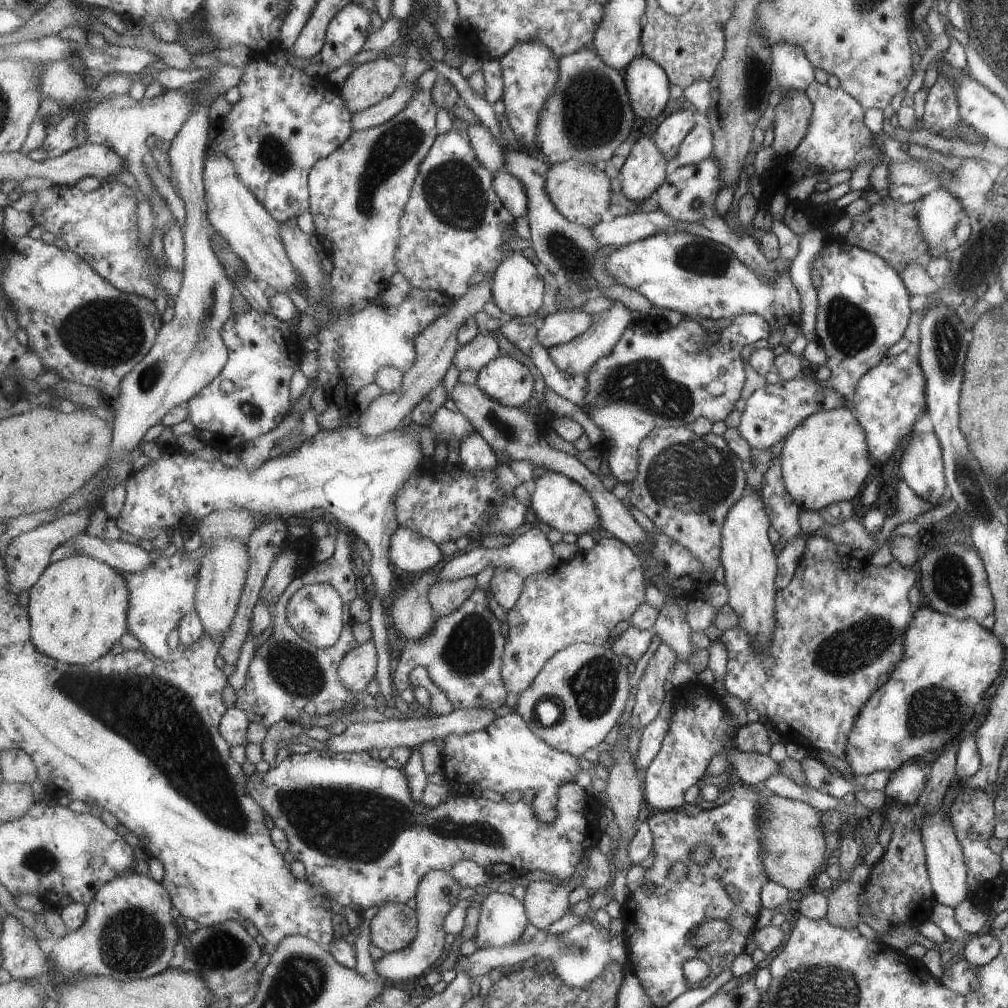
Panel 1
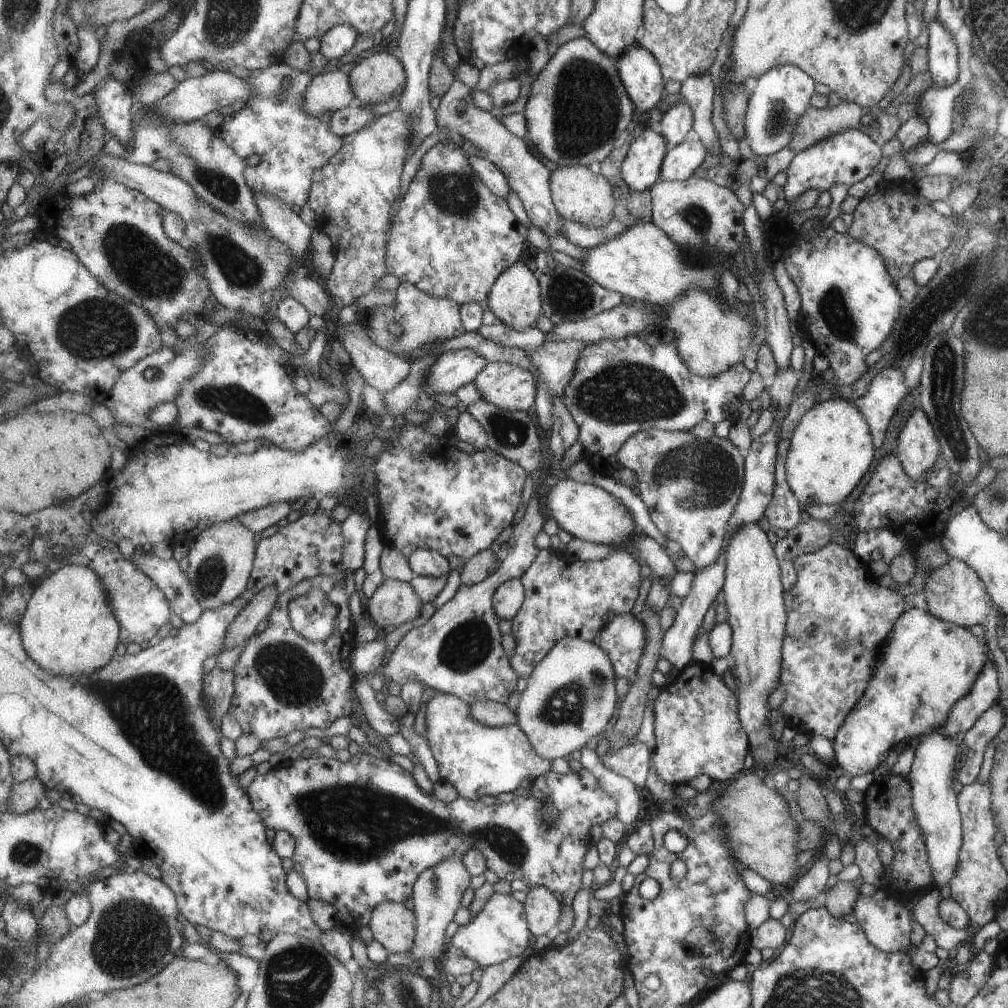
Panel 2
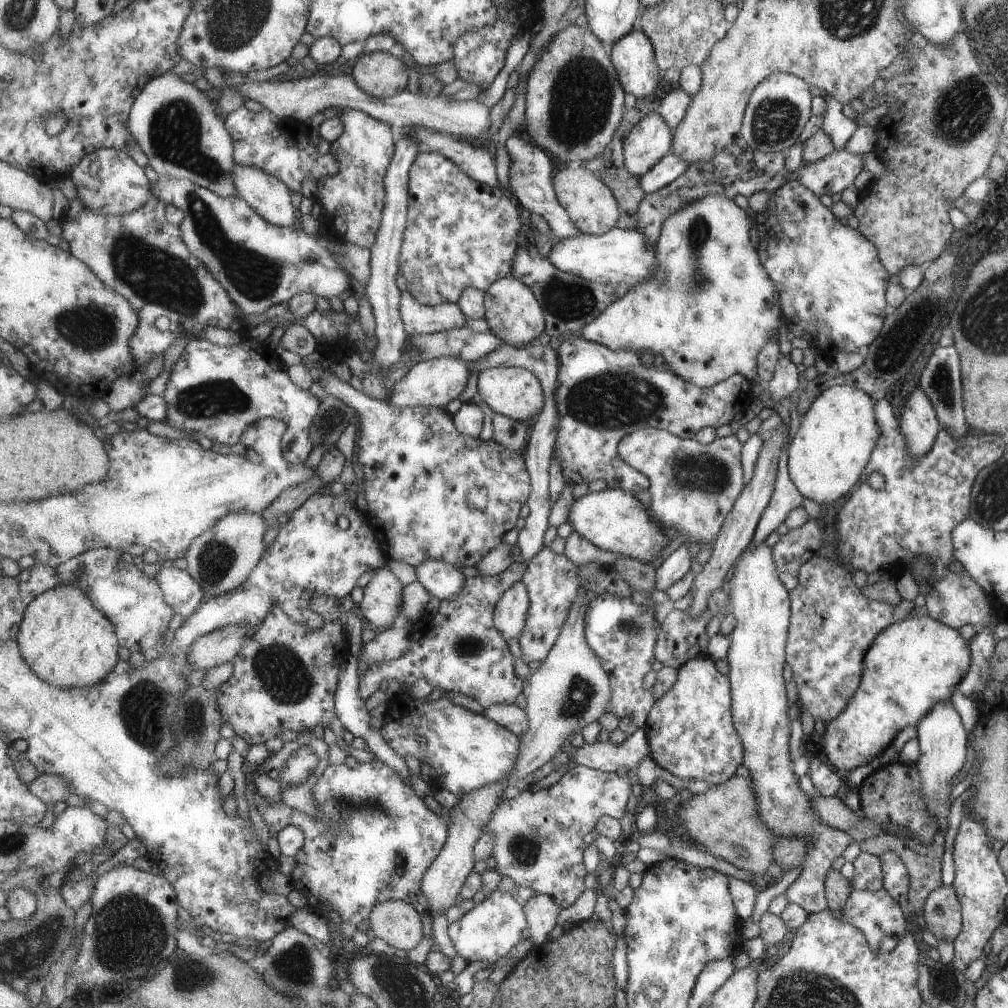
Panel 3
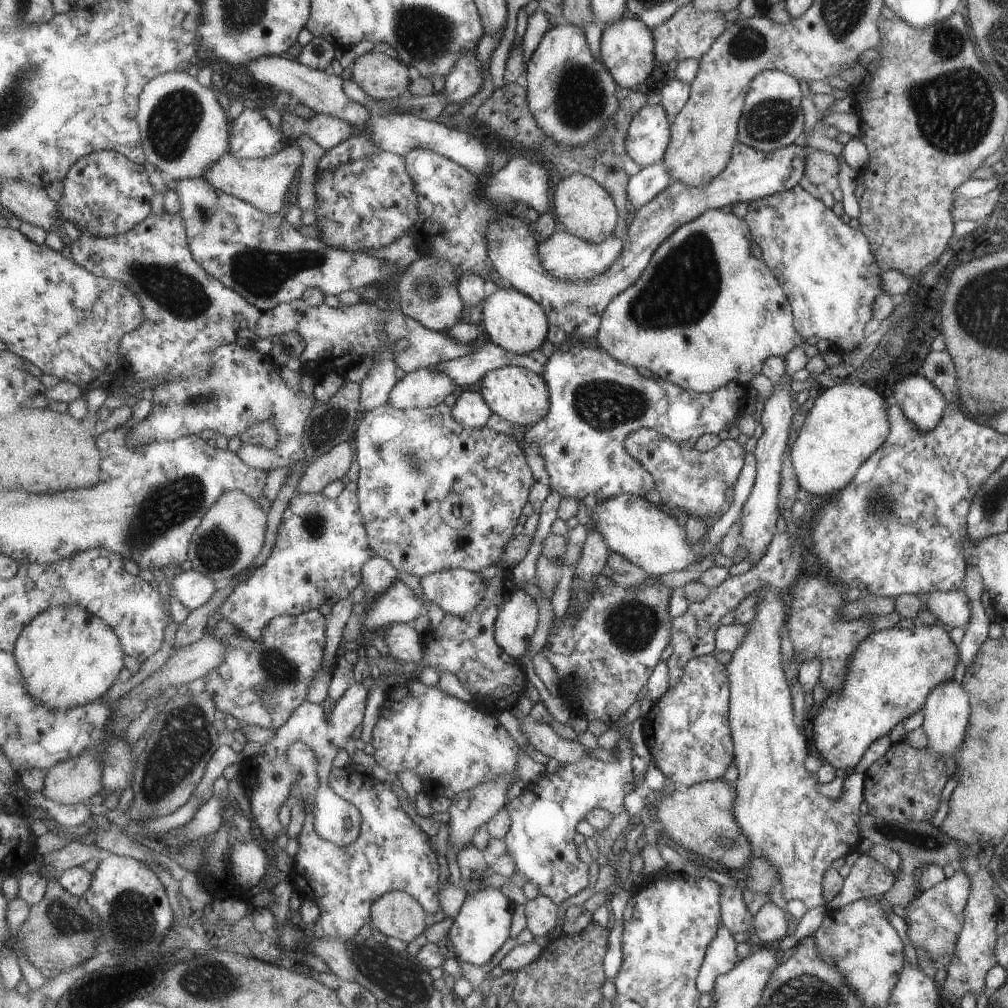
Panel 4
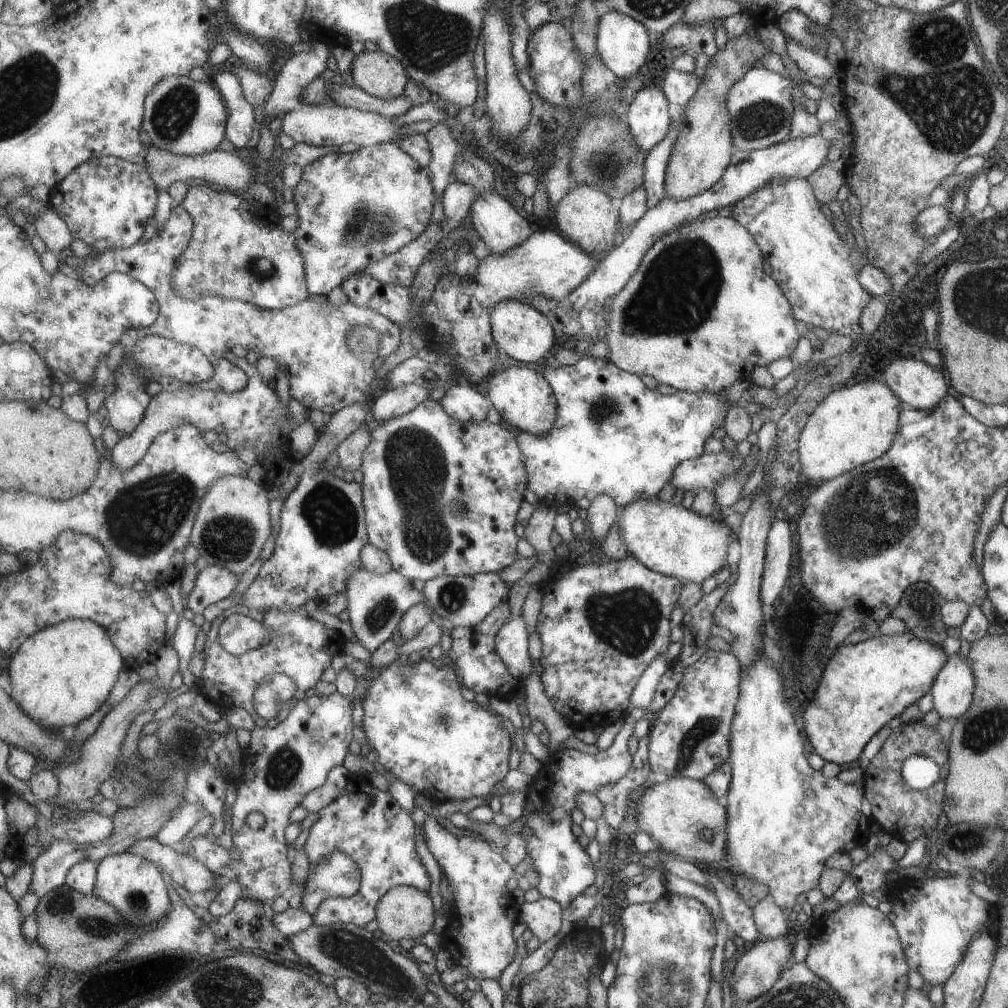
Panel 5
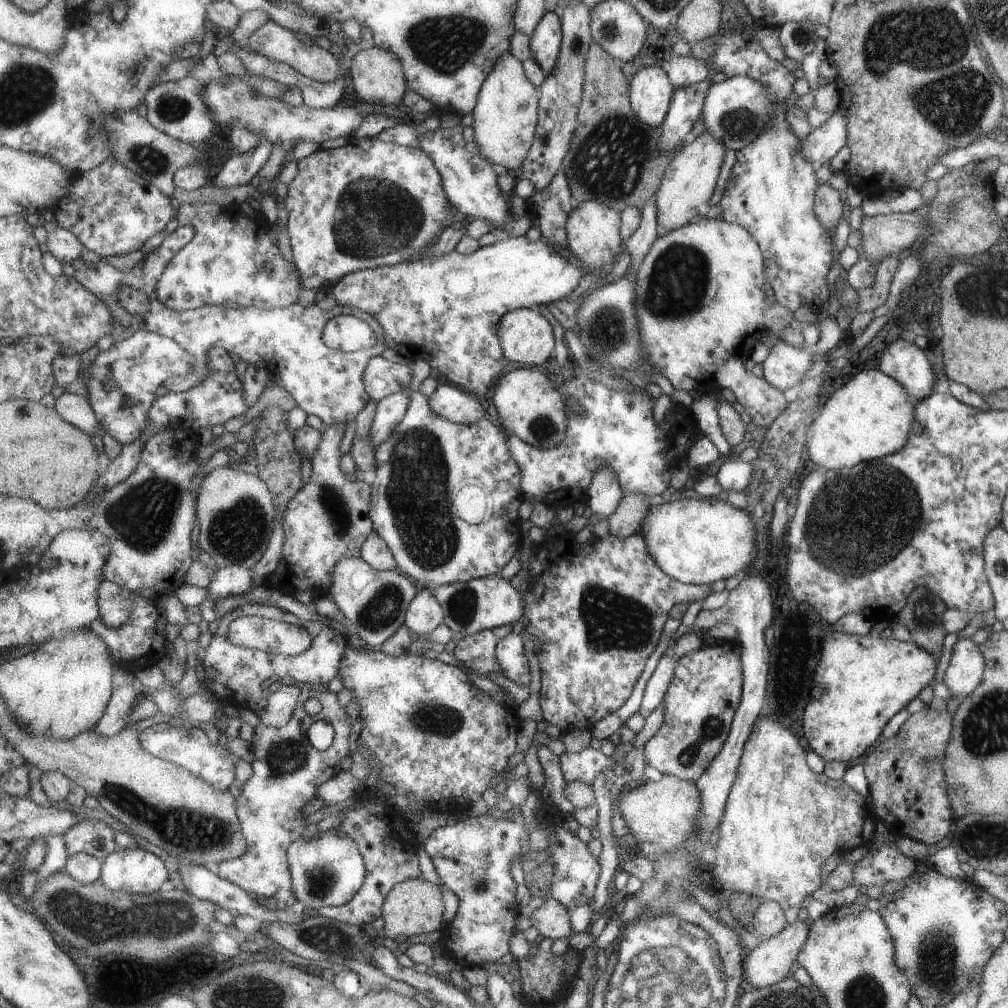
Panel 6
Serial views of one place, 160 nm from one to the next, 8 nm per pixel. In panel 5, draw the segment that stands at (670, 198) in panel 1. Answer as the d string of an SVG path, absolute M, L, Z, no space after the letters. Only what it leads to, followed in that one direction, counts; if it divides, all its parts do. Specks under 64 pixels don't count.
M718 215L713 216L713 218L699 218L673 230L672 233L666 234L645 254L637 274L633 274L628 286L625 286L625 289L621 290L621 293L617 294L609 305L609 333L605 341L611 354L609 360L623 371L640 376L651 376L659 383L674 387L678 391L716 394L733 385L736 380L749 380L755 366L767 366L779 358L789 357L799 339L794 326L795 319L792 316L792 306L785 299L776 280L763 272L763 268L761 268L763 266L763 260L761 260L763 252L759 252L759 250L756 240L739 222L733 218L721 218Z

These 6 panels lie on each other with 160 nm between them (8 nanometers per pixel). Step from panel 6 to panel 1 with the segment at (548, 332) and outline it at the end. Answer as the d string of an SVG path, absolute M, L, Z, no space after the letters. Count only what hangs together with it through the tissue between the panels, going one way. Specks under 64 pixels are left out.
M521 251L509 255L495 271L492 283L493 302L501 310L503 317L519 318L519 316L537 316L543 306L543 294L545 294L545 280L539 274L537 266L523 256Z

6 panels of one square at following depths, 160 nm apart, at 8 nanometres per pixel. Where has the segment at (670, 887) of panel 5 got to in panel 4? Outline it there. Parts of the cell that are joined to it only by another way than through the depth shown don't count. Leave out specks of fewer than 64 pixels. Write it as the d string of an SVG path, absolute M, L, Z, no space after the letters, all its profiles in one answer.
M721 924L716 936L712 938L704 964L700 970L700 976L698 977L700 991L712 994L715 979L720 974L731 970L737 962L738 957L735 954L736 942L733 941L731 934L732 932L729 932Z

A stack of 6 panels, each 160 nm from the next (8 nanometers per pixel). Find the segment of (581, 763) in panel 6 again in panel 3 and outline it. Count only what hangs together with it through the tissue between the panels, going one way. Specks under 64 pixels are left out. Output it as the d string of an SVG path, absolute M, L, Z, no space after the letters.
M576 765L568 769L559 781L550 787L532 792L529 788L514 799L505 799L485 832L496 836L494 858L497 860L497 870L504 877L511 877L517 886L527 886L533 893L543 893L556 899L562 909L570 907L588 889L585 886L585 876L588 870L585 866L584 852L588 847L585 834L596 828L596 823L602 816L611 814L616 819L622 819L627 813L627 802L633 790L632 775L619 776L617 772L603 772L585 765Z

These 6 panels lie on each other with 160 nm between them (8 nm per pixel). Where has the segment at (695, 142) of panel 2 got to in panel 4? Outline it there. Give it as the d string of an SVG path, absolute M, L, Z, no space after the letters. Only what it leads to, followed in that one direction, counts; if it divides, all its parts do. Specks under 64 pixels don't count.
M661 161L637 170L628 182L628 195L639 210L673 182L669 169Z

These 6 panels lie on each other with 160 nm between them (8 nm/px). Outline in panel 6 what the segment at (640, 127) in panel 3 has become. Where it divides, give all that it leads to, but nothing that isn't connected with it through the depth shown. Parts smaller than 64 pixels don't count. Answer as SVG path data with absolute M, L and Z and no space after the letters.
M661 66L641 68L630 82L630 101L645 126L659 128L665 122L676 90Z

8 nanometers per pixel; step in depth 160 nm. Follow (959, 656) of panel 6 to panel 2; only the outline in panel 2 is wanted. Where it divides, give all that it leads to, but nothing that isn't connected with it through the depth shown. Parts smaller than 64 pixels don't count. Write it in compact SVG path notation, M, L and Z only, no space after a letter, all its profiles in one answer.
M943 728L933 729L928 736L916 740L913 746L915 758L912 760L906 779L910 786L911 806L919 828L924 836L932 884L937 890L949 884L955 876L963 840L960 810L957 810L953 792L953 764L957 756L957 744L953 737L946 737Z

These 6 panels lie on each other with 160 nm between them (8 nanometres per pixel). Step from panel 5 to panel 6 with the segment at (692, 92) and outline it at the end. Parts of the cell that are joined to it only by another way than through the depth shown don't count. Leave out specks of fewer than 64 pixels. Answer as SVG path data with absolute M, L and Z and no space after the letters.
M673 56L668 74L675 89L685 88L685 86L699 84L710 79L707 62L704 59L697 60L697 58L693 57L685 56L685 58L679 58Z

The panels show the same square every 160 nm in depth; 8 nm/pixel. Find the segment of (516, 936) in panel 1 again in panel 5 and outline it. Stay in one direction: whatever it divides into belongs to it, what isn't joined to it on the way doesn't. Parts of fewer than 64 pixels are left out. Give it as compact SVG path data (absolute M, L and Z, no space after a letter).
M425 817L423 828L428 849L440 868L447 872L451 890L455 892L454 905L459 914L459 926L451 926L449 934L455 940L451 950L458 949L460 957L454 960L467 968L477 982L484 979L499 981L507 966L515 960L517 942L513 926L521 921L521 906L507 888L507 882L514 878L514 867L491 843L473 836L457 838L439 826L436 818Z

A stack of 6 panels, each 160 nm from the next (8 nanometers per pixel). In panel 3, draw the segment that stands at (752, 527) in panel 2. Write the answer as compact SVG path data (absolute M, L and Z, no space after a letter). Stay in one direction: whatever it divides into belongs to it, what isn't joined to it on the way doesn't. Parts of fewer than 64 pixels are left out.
M759 543L752 549L750 546L740 554L733 566L732 577L729 579L729 612L735 617L735 626L731 630L730 645L726 654L728 681L731 686L732 722L744 747L743 762L749 771L750 782L756 794L759 818L771 830L775 838L797 837L802 839L807 848L800 873L786 888L784 895L789 903L798 904L806 913L816 913L827 908L828 901L824 895L824 878L831 868L833 858L837 858L852 838L842 830L827 826L820 821L816 812L809 808L807 796L799 790L793 772L789 772L789 725L787 724L787 698L785 683L781 678L783 670L783 646L787 644L787 618L791 618L791 599L787 589L780 581L772 557L772 548Z

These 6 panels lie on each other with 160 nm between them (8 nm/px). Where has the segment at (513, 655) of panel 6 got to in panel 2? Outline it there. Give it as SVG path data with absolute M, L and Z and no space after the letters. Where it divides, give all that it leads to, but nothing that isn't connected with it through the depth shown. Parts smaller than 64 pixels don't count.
M513 577L504 582L495 593L496 611L501 620L512 620L520 613L526 599L526 588L522 577Z

